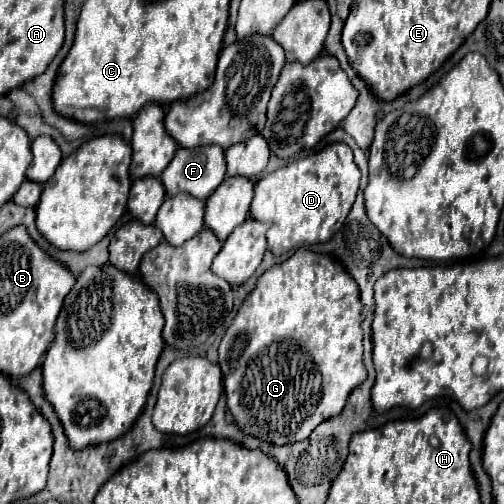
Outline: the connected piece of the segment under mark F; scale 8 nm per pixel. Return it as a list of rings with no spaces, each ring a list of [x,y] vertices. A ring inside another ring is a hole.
[[[200,146],[196,150],[178,148],[172,162],[160,174],[160,182],[164,182],[164,190],[168,196],[188,194],[198,200],[206,200],[224,180],[226,166],[224,166],[224,150],[220,146]]]

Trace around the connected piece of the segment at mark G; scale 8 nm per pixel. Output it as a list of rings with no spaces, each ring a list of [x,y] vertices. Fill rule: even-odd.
[[[300,248],[296,250],[288,260],[284,260],[282,264],[276,264],[272,268],[268,268],[256,288],[246,296],[244,304],[240,306],[234,322],[230,324],[230,328],[226,330],[222,342],[220,342],[220,358],[218,358],[218,364],[222,368],[222,374],[224,374],[224,390],[226,390],[226,398],[228,398],[228,410],[230,414],[234,416],[234,422],[236,426],[244,432],[244,434],[250,434],[254,438],[260,438],[260,440],[266,440],[274,446],[282,446],[282,444],[292,444],[292,442],[300,442],[300,440],[306,440],[312,430],[332,418],[332,416],[338,416],[346,404],[346,398],[348,394],[360,386],[366,378],[366,368],[364,368],[364,362],[362,362],[362,302],[360,302],[360,292],[358,292],[358,286],[356,282],[350,278],[350,274],[344,270],[344,266],[340,266],[338,260],[330,258],[330,256],[324,256],[324,254],[316,254],[312,250],[306,250],[306,248]]]

